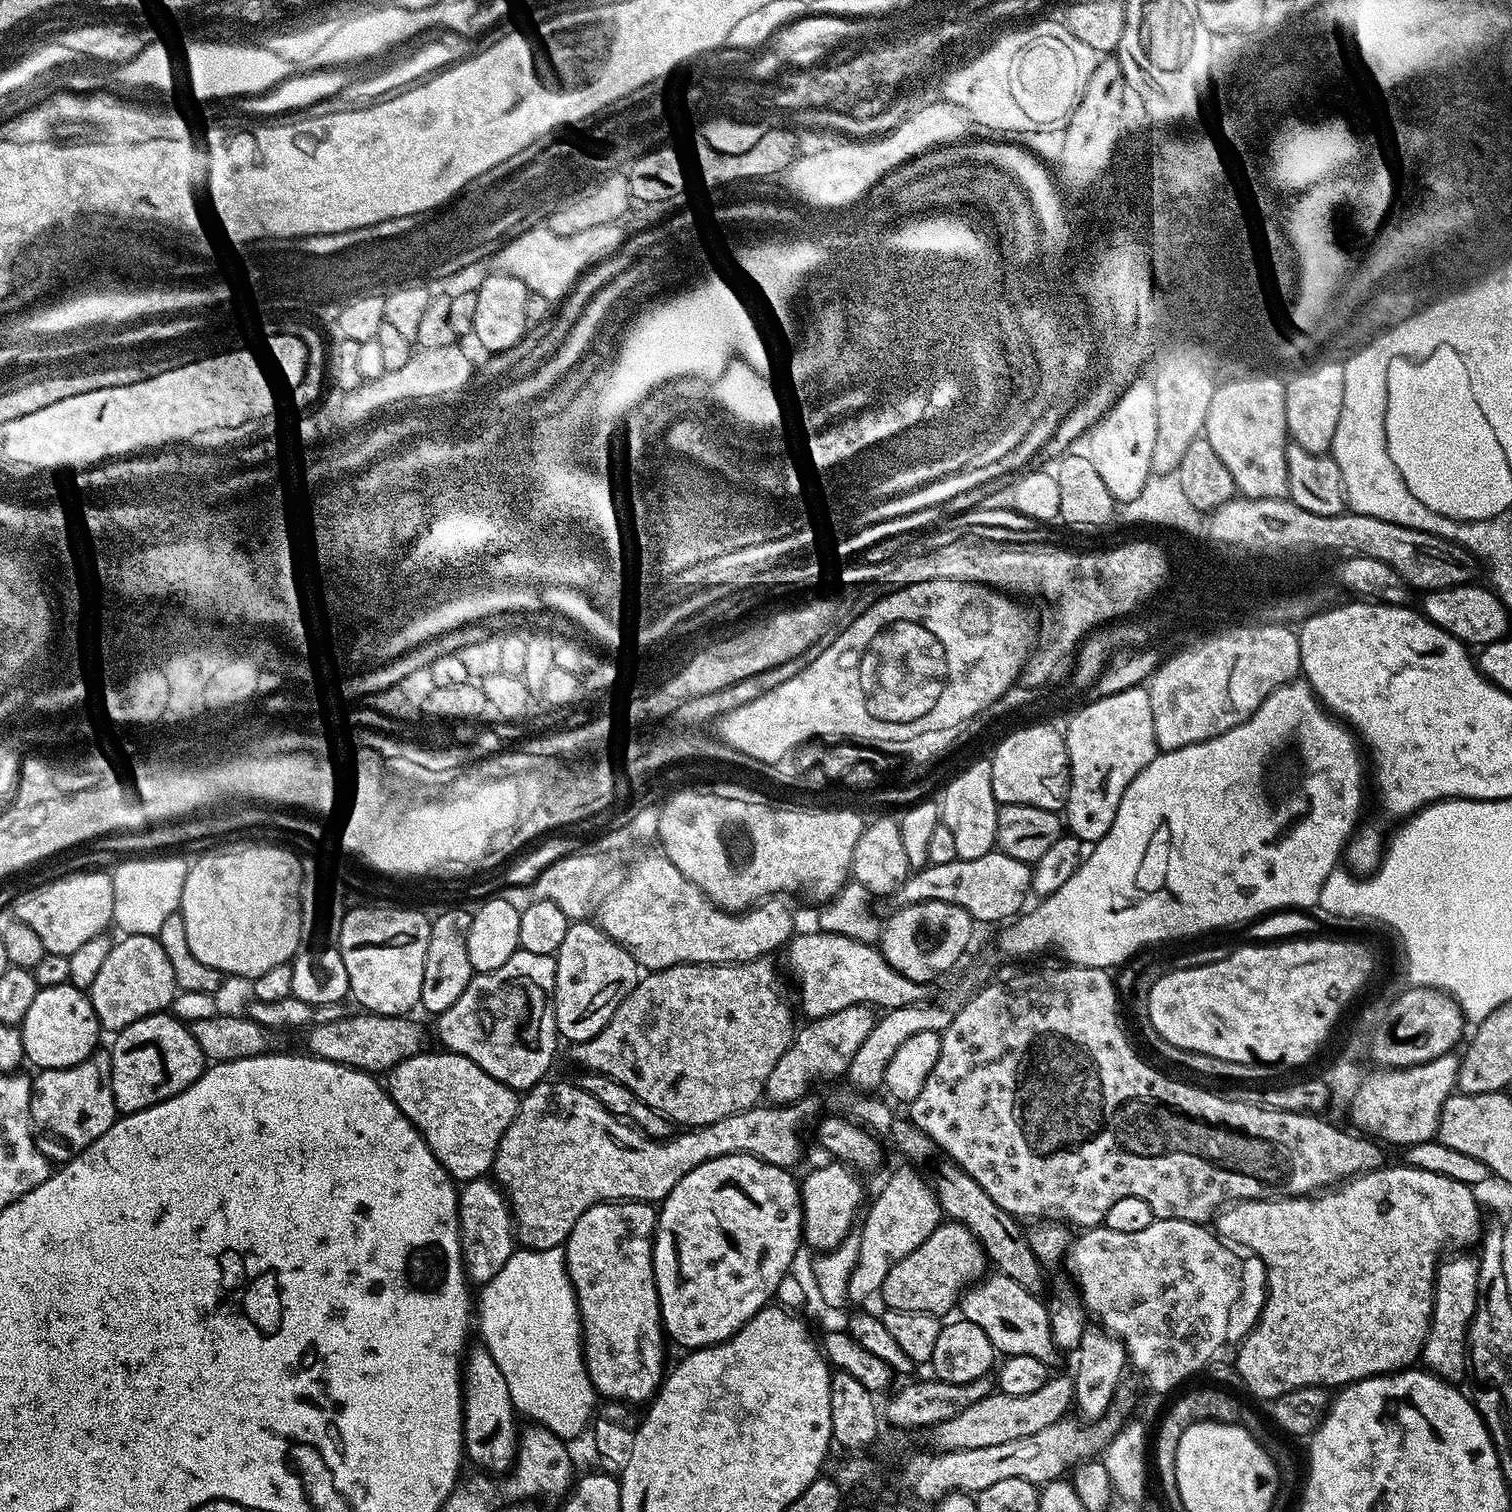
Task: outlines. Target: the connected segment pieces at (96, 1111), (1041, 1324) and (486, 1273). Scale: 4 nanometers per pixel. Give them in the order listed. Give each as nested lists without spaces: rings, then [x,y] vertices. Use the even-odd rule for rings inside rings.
[[[89,1058],[83,1064],[48,1070],[41,1076],[44,1077],[40,1084],[38,1080],[39,1123],[41,1120],[58,1139],[73,1144],[76,1150],[84,1150],[103,1141],[118,1113],[111,1067],[107,1063],[99,1064],[96,1058]]]
[[[993,1275],[989,1284],[977,1283],[969,1287],[963,1293],[958,1305],[963,1319],[974,1322],[974,1326],[982,1326],[982,1334],[990,1338],[997,1353],[1005,1357],[1018,1354],[1030,1354],[1038,1358],[1042,1363],[1055,1365],[1057,1349],[1053,1345],[1050,1318],[1048,1317],[1048,1305],[1037,1293],[1028,1292],[1014,1278]]]
[[[477,1178],[467,1181],[459,1197],[461,1231],[464,1233],[464,1271],[471,1283],[473,1280],[478,1286],[484,1286],[513,1254],[514,1220],[503,1191],[491,1179]]]

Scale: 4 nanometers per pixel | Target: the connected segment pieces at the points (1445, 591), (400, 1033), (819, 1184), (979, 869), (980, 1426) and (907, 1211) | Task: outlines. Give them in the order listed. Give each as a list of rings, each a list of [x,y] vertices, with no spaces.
[[[1476,582],[1460,584],[1457,588],[1441,588],[1423,593],[1423,615],[1427,616],[1442,630],[1446,630],[1454,638],[1464,641],[1465,645],[1483,646],[1495,640],[1503,640],[1509,635],[1509,608],[1502,603],[1491,587],[1479,588]]]
[[[357,1013],[352,1017],[337,1017],[324,1024],[313,1025],[308,1032],[307,1051],[324,1060],[365,1070],[376,1065],[391,1068],[406,1057],[417,1055],[421,1051],[420,1028],[414,1021],[408,1020],[412,1018]]]
[[[829,1162],[830,1164],[826,1165],[825,1168],[816,1168],[812,1173],[809,1174],[805,1180],[802,1180],[802,1203],[804,1206],[804,1231],[802,1233],[802,1240],[805,1245],[808,1244],[812,1248],[818,1248],[816,1250],[829,1250],[838,1247],[844,1240],[846,1236],[853,1231],[852,1228],[852,1219],[856,1216],[856,1207],[860,1204],[860,1184],[856,1181],[857,1173],[853,1171],[851,1167],[847,1167],[839,1162]]]
[[[993,850],[982,858],[957,858],[954,862],[928,864],[913,871],[904,881],[898,896],[904,904],[916,904],[920,900],[941,900],[957,904],[970,913],[973,921],[992,924],[995,920],[1011,921],[1029,903],[1027,900],[1031,892],[1031,867],[1018,858],[1010,858],[1005,852]]]
[[[1071,1375],[1052,1376],[1033,1394],[1008,1395],[996,1390],[984,1399],[974,1402],[954,1418],[936,1423],[926,1430],[933,1449],[943,1452],[960,1452],[962,1449],[981,1449],[982,1446],[1002,1445],[1020,1437],[1029,1437],[1046,1426],[1063,1419],[1075,1399],[1075,1383]]]
[[[904,1166],[888,1180],[888,1185],[876,1196],[872,1209],[864,1216],[864,1225],[858,1228],[860,1249],[857,1262],[849,1276],[847,1299],[868,1300],[879,1293],[882,1282],[890,1270],[906,1254],[918,1250],[942,1222],[940,1199],[935,1191],[915,1172],[915,1167]]]

